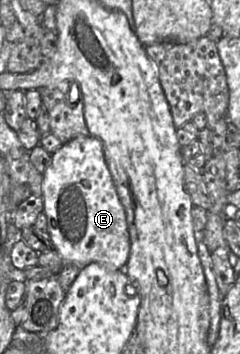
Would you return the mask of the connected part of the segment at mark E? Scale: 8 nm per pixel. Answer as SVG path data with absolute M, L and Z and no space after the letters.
M86 135L62 144L51 155L51 163L42 175L43 213L47 218L50 243L64 264L83 267L95 262L110 269L124 270L130 253L126 213L106 164L102 142L91 135Z

